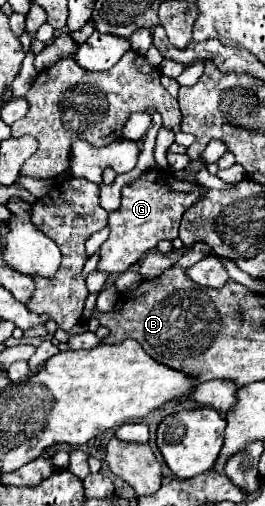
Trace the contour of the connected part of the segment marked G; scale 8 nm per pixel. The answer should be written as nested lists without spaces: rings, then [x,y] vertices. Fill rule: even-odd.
[[[159,168],[145,172],[141,178],[124,186],[121,193],[121,208],[109,214],[111,234],[107,242],[103,242],[101,246],[99,270],[105,270],[113,276],[121,274],[129,270],[141,256],[153,250],[157,242],[175,240],[183,212],[195,202],[203,200],[205,194],[207,194],[207,188],[195,182],[177,180],[171,176],[171,172],[167,176],[167,172]]]

